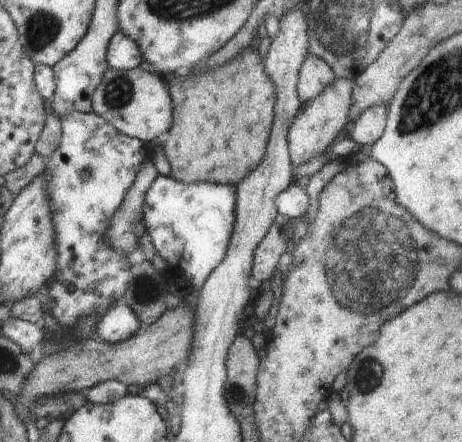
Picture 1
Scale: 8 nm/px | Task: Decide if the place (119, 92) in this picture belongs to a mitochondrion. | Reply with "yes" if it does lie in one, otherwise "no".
yes

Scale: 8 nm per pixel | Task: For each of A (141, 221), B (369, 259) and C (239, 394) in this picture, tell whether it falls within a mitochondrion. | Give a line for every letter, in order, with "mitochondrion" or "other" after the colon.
A: other
B: mitochondrion
C: mitochondrion

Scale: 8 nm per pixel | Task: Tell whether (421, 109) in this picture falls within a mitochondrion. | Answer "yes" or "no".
yes

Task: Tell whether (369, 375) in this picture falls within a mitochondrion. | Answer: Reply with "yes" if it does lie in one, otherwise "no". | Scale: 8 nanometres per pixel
yes

